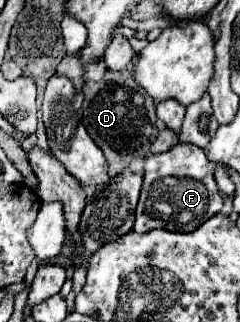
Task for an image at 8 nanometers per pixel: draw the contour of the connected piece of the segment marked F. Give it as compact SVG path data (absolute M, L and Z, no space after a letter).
M178 142L162 154L146 158L144 184L136 208L134 232L164 228L170 232L192 232L222 208L222 196L214 182L214 172L202 148Z

